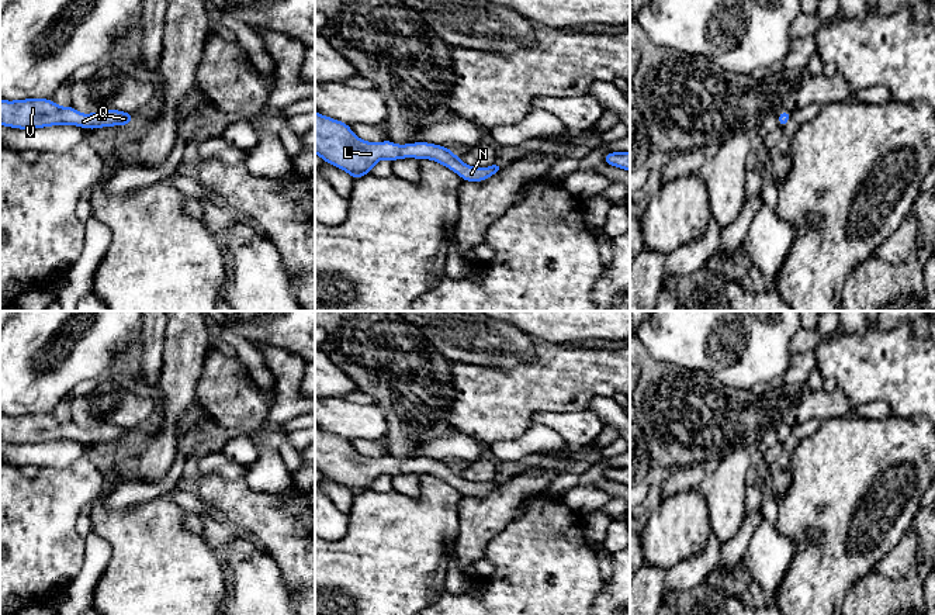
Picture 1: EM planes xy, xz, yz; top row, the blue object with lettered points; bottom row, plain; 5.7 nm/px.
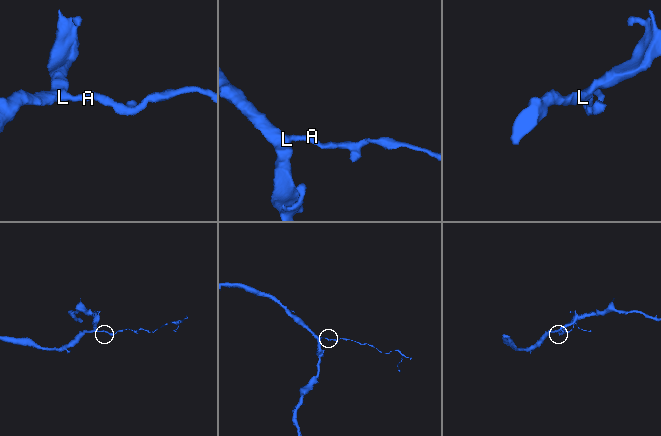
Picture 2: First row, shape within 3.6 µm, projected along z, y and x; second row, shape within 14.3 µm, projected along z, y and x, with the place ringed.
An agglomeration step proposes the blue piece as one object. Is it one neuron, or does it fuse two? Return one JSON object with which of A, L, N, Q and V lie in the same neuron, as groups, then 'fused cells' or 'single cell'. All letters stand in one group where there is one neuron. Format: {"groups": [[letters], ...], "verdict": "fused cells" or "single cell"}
{"groups": [["A", "L", "N", "Q", "V"]], "verdict": "single cell"}

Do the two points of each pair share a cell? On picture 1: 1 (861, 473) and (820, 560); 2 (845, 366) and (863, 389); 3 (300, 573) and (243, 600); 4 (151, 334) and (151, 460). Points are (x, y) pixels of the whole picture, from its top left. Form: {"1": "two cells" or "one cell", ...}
{"1": "one cell", "2": "one cell", "3": "two cells", "4": "two cells"}

